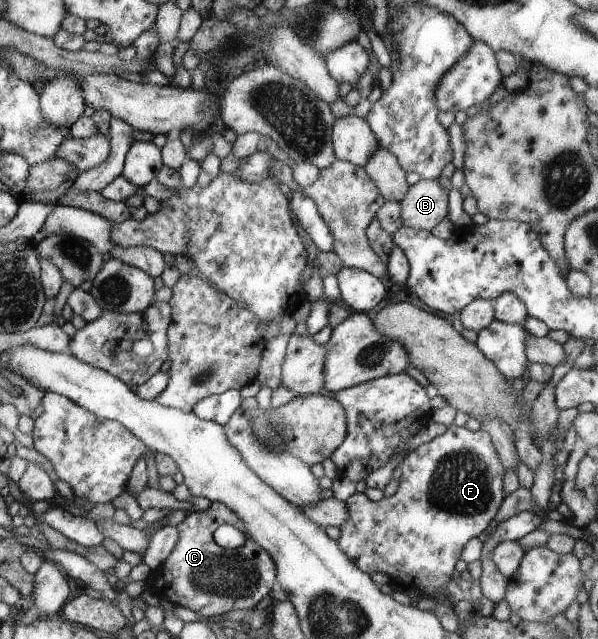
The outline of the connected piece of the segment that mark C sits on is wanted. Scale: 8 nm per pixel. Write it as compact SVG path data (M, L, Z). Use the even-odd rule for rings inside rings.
M212 502L206 511L188 513L176 528L180 532L172 553L154 573L148 575L146 584L154 602L183 606L203 617L228 613L230 609L255 609L254 605L270 593L276 583L276 561L260 543L252 541L246 525L230 507ZM221 525L232 525L246 534L246 543L236 549L220 547L213 534Z

